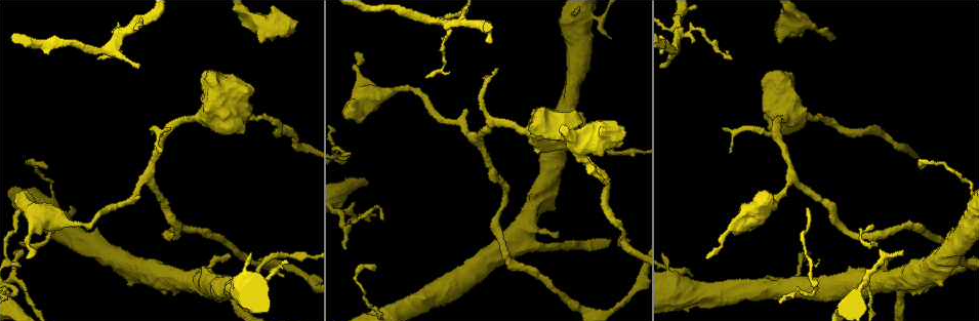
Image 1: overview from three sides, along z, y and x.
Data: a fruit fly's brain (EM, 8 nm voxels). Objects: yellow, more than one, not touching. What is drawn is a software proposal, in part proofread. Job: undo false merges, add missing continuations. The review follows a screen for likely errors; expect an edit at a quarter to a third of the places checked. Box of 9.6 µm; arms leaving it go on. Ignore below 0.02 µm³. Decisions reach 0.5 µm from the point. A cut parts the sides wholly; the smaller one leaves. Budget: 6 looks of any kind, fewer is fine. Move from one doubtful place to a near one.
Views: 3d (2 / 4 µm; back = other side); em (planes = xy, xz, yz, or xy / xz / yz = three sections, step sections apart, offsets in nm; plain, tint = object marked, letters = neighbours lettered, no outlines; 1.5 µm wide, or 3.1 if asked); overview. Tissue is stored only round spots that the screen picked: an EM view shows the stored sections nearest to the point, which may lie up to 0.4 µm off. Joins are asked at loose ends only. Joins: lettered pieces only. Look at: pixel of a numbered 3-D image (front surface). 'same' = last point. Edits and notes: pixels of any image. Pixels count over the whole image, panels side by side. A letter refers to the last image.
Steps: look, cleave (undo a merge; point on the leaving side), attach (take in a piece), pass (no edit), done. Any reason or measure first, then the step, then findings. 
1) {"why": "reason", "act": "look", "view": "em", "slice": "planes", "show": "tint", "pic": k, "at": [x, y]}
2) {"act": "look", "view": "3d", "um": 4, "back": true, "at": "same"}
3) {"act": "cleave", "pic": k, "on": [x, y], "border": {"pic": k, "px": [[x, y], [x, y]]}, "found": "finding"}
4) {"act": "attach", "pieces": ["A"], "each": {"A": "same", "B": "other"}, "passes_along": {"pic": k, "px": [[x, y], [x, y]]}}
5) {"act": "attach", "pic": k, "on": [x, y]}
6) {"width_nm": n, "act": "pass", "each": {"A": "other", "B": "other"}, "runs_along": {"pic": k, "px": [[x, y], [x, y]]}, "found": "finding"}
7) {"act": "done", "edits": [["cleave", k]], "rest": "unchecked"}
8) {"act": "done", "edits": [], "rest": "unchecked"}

{"why": "branch point", "act": "look", "view": "em", "slice": "planes", "show": "letters", "pic": 1, "at": [676, 34]}

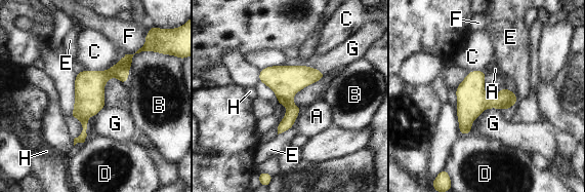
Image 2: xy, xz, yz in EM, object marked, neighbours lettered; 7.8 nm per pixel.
{"longest_contact_nm": ["G", 340], "act": "pass", "each": {"A": "other", "B": "other", "C": "other", "D": "other", "E": "other", "F": "other", "G": "other", "H": "other"}, "runs_along": {"pic": 2, "px": [[129, 56], [89, 92], [84, 133], [77, 140]]}, "found": "one cell here"}

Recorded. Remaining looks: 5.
{"why": "branch point", "act": "look", "view": "em", "slice": "planes", "show": "tint", "pic": 1, "at": [492, 123]}

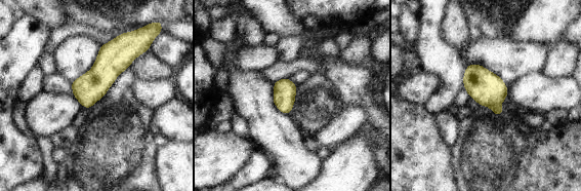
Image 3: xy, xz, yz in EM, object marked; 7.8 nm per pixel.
{"why": "see the neighbours", "act": "look", "view": "em", "slice": "planes", "show": "letters", "at": "same"}

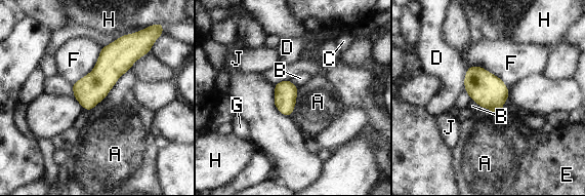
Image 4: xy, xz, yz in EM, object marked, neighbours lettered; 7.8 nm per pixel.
{"width_nm": 180, "act": "pass", "each": {"A": "other", "B": "other", "C": "other", "D": "other", "E": "other", "F": "other", "G": "other", "H": "other", "J": "other"}, "border": {"pic": 4, "px": [[129, 70], [118, 79], [98, 104]]}, "found": "continuous, no second cell"}

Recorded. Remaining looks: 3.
{"why": "an open end", "act": "look", "view": "em", "slice": "xy", "step": 4, "show": "tint", "pic": 1, "at": [139, 197]}

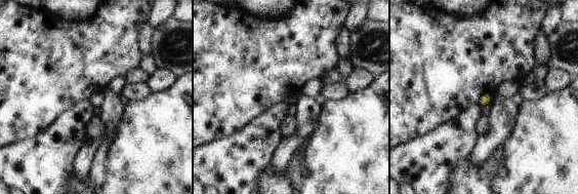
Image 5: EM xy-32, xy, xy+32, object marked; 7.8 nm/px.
{"act": "look", "view": "em", "slice": "planes", "show": "tint", "at": "same"}

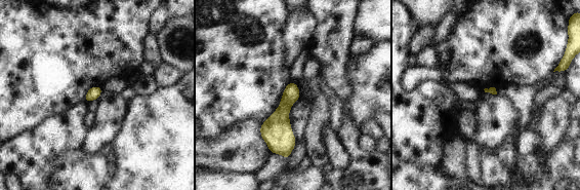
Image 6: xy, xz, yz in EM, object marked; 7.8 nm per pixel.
{"act": "look", "view": "em", "slice": "planes", "show": "letters", "at": "same"}

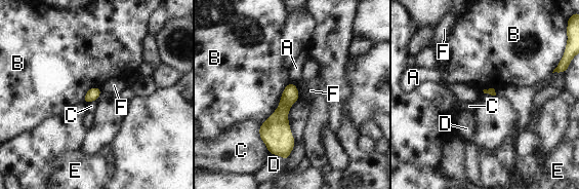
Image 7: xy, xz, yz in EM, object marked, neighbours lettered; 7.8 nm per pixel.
{"longest_contact_nm": ["B", 440], "act": "pass", "each": {"A": "other", "B": "other", "C": "other", "D": "other", "E": "other", "F": "other"}, "found": "no lettered piece goes on from it"}

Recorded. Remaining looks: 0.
{"act": "done", "edits": [], "rest": "unchecked"}

